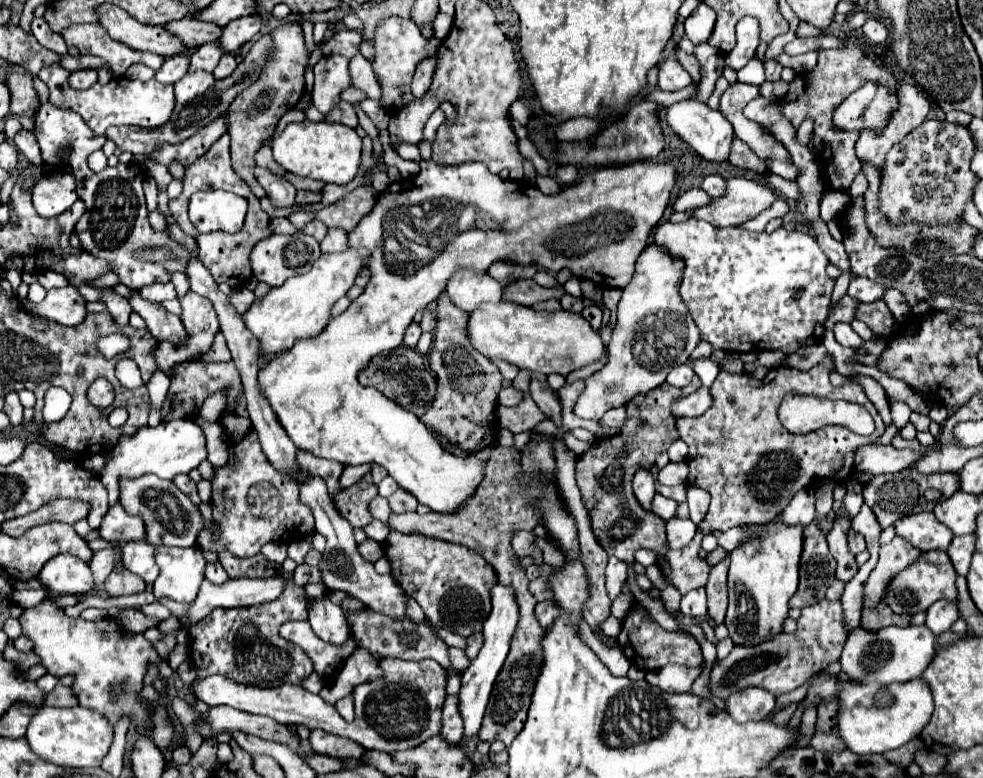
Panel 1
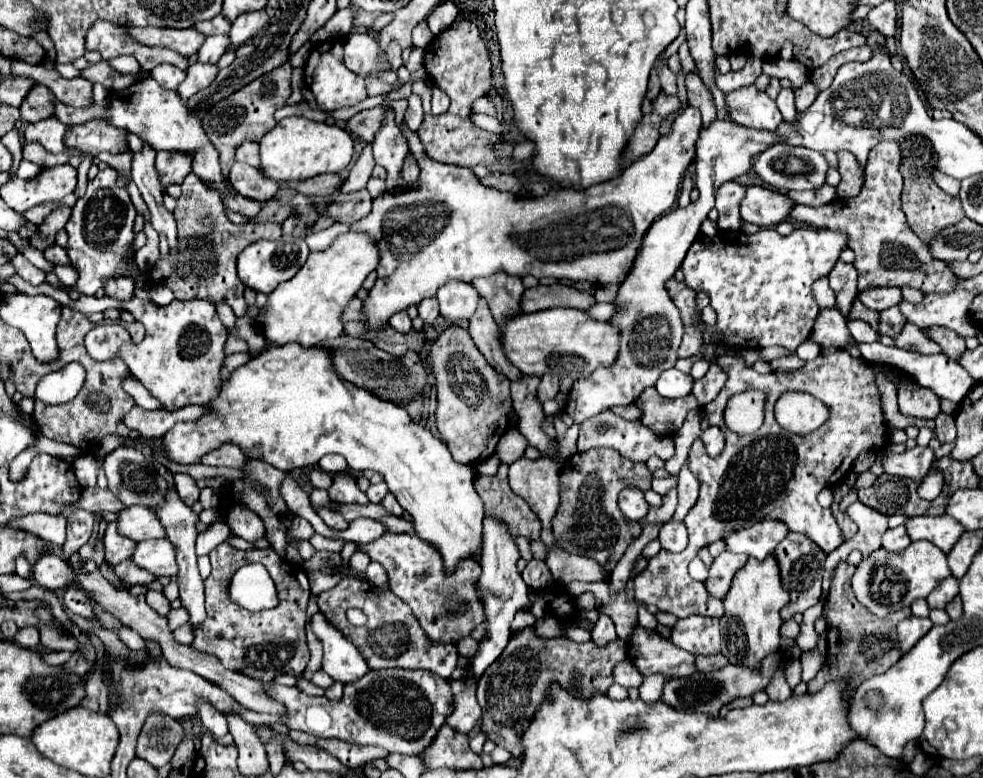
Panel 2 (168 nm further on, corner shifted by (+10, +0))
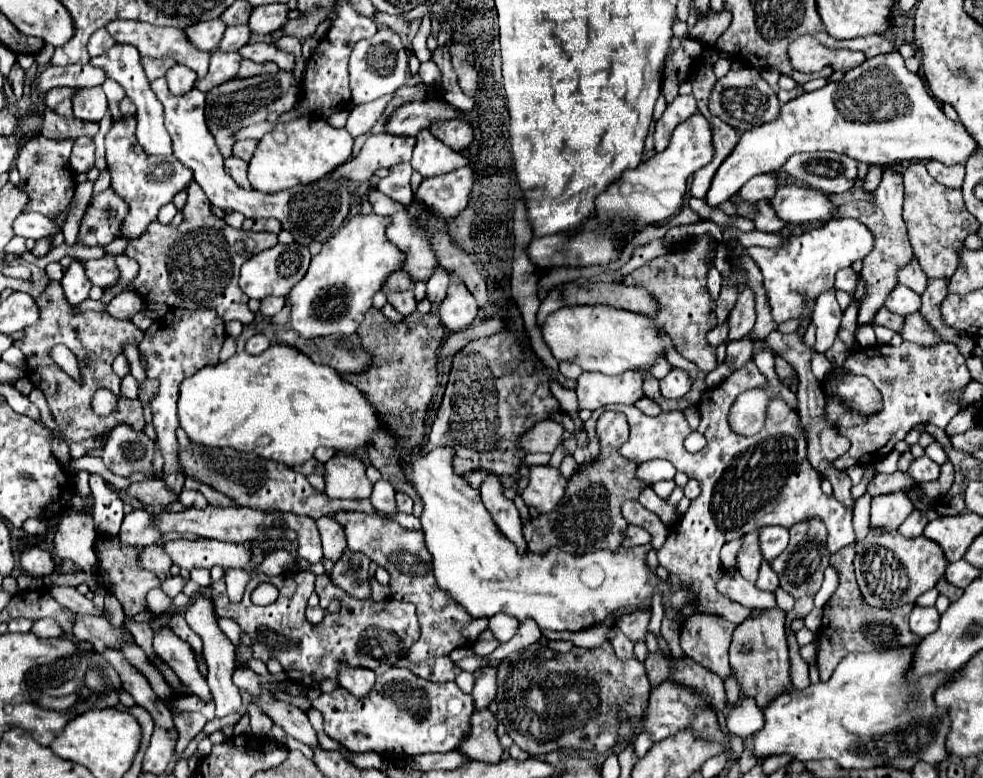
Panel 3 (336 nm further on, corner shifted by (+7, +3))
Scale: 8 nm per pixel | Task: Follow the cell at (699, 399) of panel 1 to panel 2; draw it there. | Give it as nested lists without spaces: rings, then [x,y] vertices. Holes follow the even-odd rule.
[[[712,365],[712,367],[708,369],[708,373],[706,373],[702,379],[694,381],[692,395],[696,397],[698,407],[708,405],[710,401],[714,401],[714,397],[716,397],[718,391],[722,389],[724,381],[726,381],[726,373],[724,373],[718,365]]]

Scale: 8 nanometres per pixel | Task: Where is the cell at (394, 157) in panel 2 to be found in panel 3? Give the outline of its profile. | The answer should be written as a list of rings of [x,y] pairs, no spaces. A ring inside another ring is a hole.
[[[409,162],[391,166],[389,168],[389,176],[379,180],[377,190],[383,192],[389,198],[401,202],[403,206],[411,206],[413,192],[411,192],[411,186],[409,186],[409,178],[411,178],[412,174],[413,168]]]

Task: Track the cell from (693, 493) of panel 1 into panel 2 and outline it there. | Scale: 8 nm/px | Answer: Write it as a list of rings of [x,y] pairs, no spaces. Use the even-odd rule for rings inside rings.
[[[687,460],[678,477],[680,477],[680,481],[678,481],[678,507],[676,507],[674,519],[684,519],[686,513],[698,501],[698,479],[690,473]]]

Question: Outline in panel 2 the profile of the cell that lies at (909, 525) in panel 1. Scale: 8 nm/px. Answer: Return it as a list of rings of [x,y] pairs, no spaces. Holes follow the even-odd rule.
[[[948,515],[910,517],[910,519],[906,519],[904,527],[906,527],[906,533],[910,535],[912,541],[926,539],[926,541],[934,543],[936,547],[940,547],[944,553],[948,553],[954,547],[954,543],[958,541],[958,537],[964,533],[962,525]]]

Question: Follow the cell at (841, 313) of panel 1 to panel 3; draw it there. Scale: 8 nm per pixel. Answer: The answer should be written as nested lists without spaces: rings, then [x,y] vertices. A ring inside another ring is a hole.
[[[887,308],[879,310],[877,316],[875,316],[875,324],[881,324],[881,326],[885,326],[885,328],[891,328],[891,330],[897,332],[897,334],[901,334],[901,326],[903,326],[903,322],[905,322],[903,316],[893,314],[893,312],[889,312]]]

